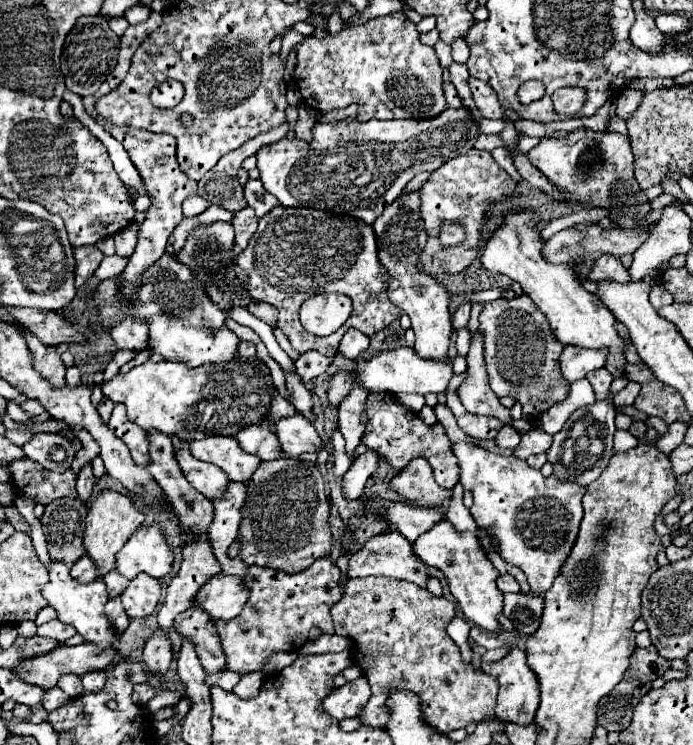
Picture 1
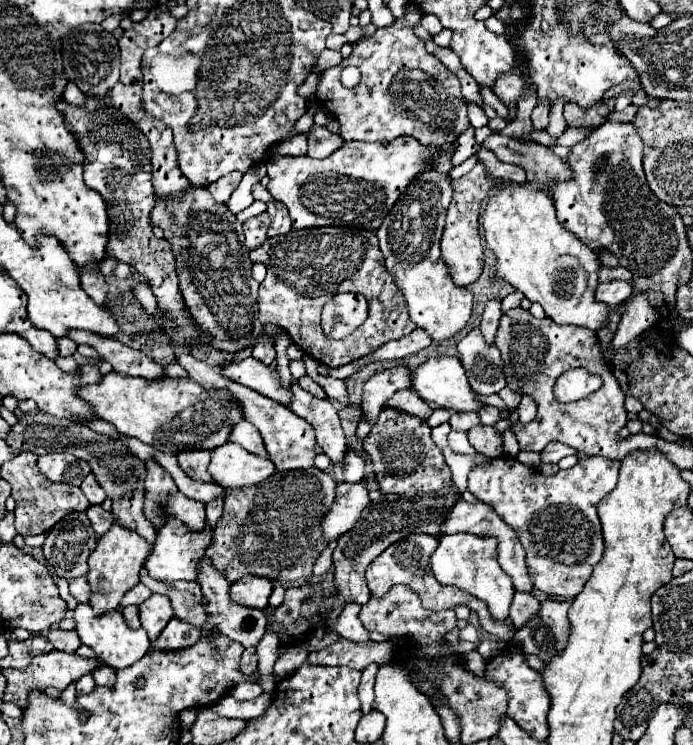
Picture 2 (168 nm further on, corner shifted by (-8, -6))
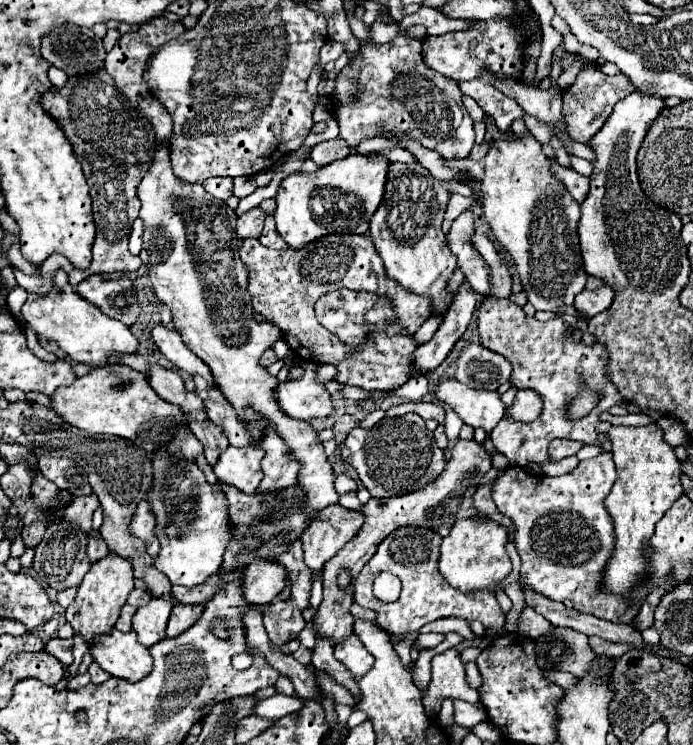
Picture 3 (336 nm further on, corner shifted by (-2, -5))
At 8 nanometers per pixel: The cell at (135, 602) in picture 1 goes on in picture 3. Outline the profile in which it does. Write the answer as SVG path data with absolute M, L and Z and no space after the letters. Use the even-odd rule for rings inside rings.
M151 598L147 606L141 606L133 616L133 630L137 632L137 640L143 646L153 646L165 638L167 620L171 614L173 602L163 598Z

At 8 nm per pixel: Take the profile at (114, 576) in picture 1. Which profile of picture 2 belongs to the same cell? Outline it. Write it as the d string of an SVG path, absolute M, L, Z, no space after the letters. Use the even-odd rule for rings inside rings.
M137 583L131 591L125 593L125 597L121 599L121 605L123 607L125 605L141 605L145 601L145 597L149 597L149 595L151 595L151 591L143 583Z

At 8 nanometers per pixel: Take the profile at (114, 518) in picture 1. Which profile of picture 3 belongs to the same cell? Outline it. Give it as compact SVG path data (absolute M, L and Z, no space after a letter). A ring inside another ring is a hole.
M109 554L107 558L93 564L91 570L85 574L81 586L77 588L75 602L65 612L65 620L73 626L75 634L83 636L83 640L87 644L95 642L95 638L109 634L113 630L113 626L119 618L119 612L121 612L123 604L127 602L127 596L133 588L135 586L133 586L131 562L127 562L125 558L121 558L117 554Z

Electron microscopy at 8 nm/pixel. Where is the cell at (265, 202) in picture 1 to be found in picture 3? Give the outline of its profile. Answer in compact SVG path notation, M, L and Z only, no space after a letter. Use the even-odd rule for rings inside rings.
M267 216L267 220L265 220L265 228L263 228L263 236L259 238L259 242L261 242L263 246L267 246L267 248L275 248L275 250L283 250L283 248L287 248L287 244L283 242L283 238L279 236L279 232L277 232L277 228L275 228L275 220L273 220L273 216Z

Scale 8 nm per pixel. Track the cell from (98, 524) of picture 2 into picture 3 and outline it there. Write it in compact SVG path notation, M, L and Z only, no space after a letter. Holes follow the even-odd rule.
M89 536L89 562L95 564L95 562L99 562L101 558L105 558L107 554L109 554L107 544L105 544L101 538Z

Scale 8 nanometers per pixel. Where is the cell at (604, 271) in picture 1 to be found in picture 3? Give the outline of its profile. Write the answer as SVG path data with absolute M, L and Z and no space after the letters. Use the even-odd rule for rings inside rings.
M605 286L597 288L597 290L583 290L575 296L575 310L579 312L579 316L583 318L593 318L599 312L607 310L613 302L613 294L611 290L607 290Z

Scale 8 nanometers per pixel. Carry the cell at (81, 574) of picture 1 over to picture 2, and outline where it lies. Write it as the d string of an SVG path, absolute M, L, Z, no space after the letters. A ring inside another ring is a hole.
M75 577L69 581L69 591L79 603L87 603L91 597L91 587L85 577Z

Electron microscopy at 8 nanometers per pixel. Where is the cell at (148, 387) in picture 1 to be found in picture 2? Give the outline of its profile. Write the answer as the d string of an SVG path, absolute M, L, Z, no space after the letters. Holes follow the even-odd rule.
M109 373L99 385L85 387L79 395L89 401L99 419L105 419L117 427L119 433L135 437L163 453L179 453L185 449L215 449L229 441L233 427L243 419L239 403L235 403L223 391L203 391L199 401L199 385L185 377L123 377Z

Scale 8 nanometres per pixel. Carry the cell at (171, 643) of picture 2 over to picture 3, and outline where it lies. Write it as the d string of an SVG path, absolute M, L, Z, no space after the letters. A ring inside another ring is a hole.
M177 604L171 612L169 624L167 624L167 638L175 638L177 634L183 634L189 626L193 626L199 616L203 614L203 604Z

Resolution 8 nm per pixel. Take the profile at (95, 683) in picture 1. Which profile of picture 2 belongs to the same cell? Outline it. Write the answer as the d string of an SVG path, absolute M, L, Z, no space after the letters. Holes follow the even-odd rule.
M103 665L103 667L99 667L97 671L93 671L93 679L95 679L95 685L113 687L113 685L115 685L115 669Z

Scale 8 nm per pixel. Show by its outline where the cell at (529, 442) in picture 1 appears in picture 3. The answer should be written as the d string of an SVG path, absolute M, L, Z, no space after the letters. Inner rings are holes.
M553 440L549 444L549 458L551 460L563 460L567 456L575 456L579 448L583 448L583 442L571 442L571 440Z

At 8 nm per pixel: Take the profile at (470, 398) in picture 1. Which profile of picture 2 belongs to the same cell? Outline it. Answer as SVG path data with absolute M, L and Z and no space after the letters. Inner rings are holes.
M493 299L485 305L485 311L483 311L483 319L481 319L481 333L485 337L485 343L487 345L493 345L495 343L495 333L497 333L497 325L499 325L499 319L501 319L501 301Z

